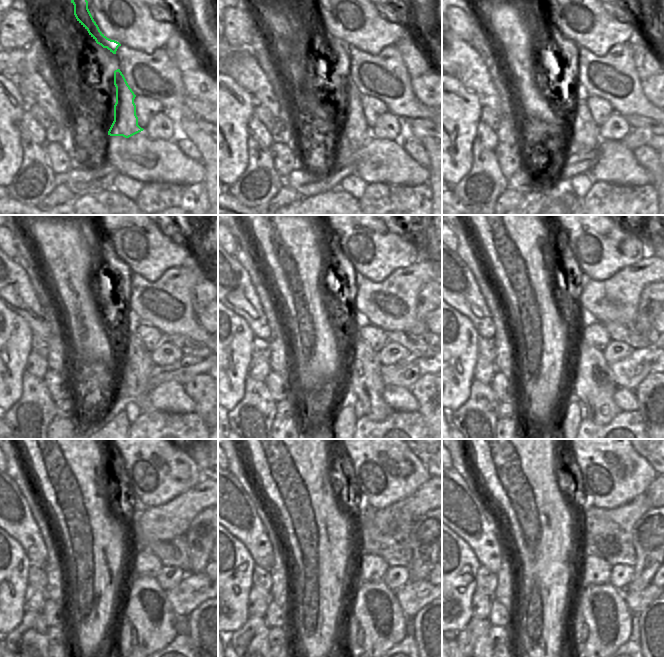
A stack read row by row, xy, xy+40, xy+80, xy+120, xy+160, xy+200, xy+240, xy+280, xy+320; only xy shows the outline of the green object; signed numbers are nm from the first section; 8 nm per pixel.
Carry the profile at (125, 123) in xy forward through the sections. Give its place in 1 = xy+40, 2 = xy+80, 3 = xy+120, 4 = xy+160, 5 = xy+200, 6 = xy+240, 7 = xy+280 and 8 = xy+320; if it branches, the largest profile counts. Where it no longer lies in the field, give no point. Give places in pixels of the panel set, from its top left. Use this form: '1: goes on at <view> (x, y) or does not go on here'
1: goes on at xy+40 (354, 127)
2: goes on at xy+80 (584, 137)
3: goes on at xy+120 (137, 364)
4: goes on at xy+160 (364, 379)
5: goes on at xy+200 (592, 383)
6: goes on at xy+240 (146, 607)
7: goes on at xy+280 (375, 607)
8: goes on at xy+320 (609, 621)

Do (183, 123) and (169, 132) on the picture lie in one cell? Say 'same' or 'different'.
different

